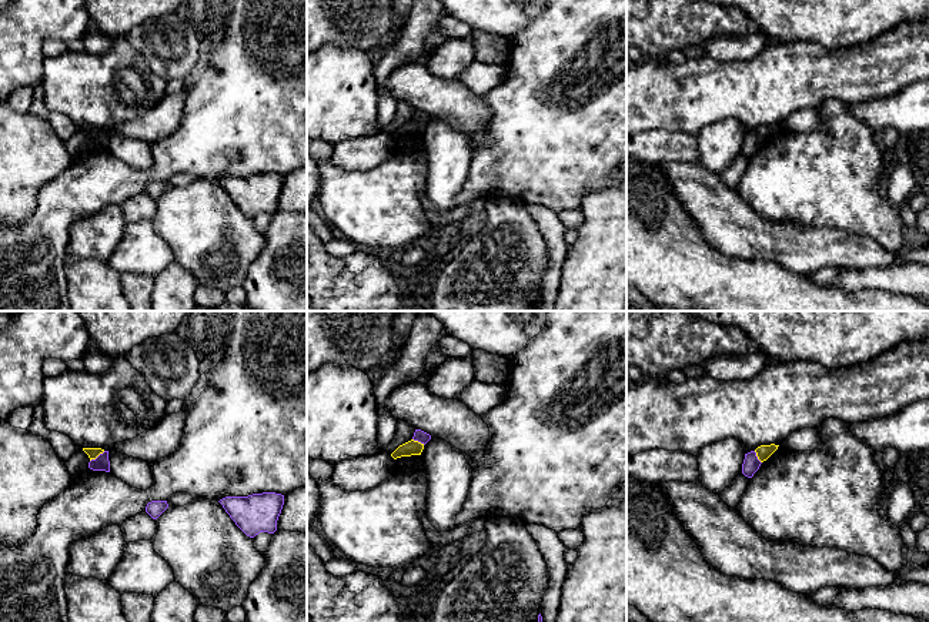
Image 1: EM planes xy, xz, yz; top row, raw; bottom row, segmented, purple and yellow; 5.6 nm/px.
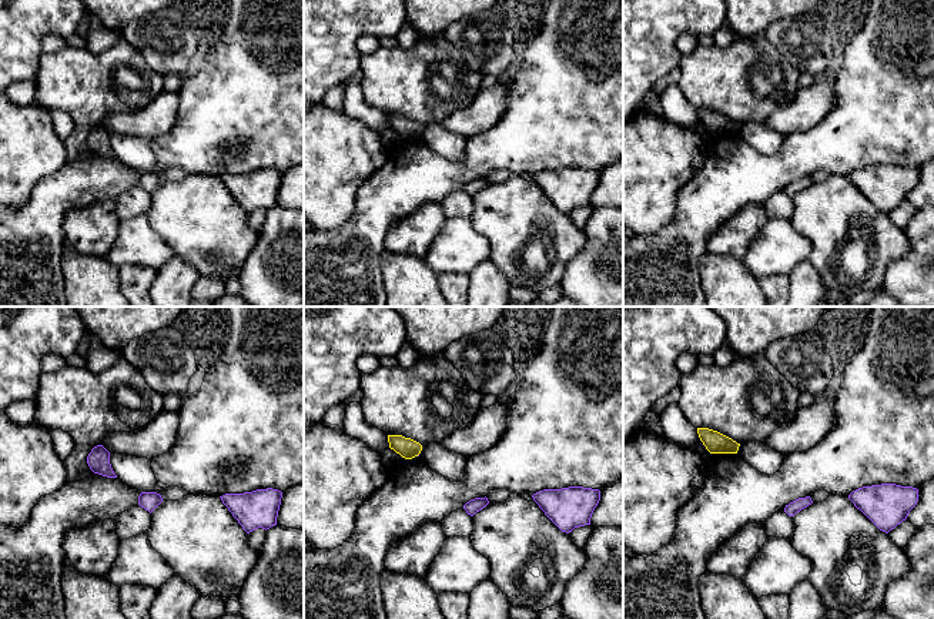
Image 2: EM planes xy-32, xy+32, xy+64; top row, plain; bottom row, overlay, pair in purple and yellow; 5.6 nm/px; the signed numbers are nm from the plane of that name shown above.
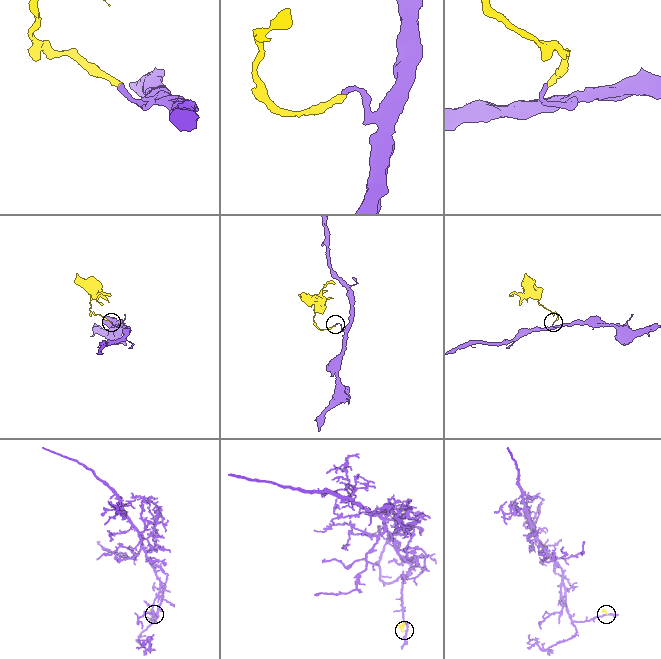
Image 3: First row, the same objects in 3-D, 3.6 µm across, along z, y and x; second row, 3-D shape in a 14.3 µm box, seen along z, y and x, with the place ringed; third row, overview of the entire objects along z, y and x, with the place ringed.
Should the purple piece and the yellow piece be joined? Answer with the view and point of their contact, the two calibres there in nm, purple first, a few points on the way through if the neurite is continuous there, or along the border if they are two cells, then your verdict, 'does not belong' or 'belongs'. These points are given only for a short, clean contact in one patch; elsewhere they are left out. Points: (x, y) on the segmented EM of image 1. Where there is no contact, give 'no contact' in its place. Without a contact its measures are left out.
xy (99, 455) | 90/60 nm | along xy (104, 451), (90, 461) | does not belong

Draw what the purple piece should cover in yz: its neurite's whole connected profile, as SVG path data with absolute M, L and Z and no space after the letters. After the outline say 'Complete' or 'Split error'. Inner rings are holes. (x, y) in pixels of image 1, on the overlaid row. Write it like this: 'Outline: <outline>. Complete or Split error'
Outline: M755 451L745 454L745 459L742 464L742 474L748 478L752 478L753 474L759 469L761 464L762 462L758 459Z. Complete

